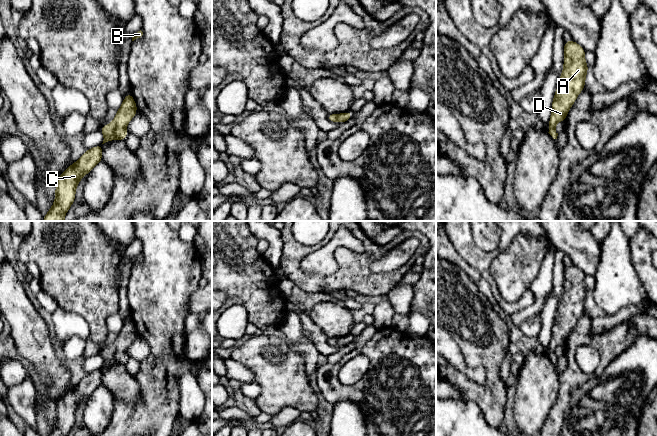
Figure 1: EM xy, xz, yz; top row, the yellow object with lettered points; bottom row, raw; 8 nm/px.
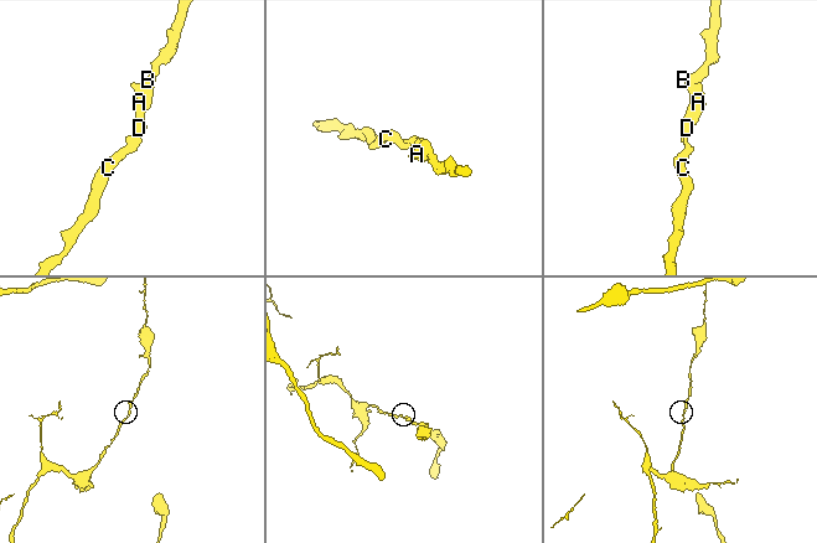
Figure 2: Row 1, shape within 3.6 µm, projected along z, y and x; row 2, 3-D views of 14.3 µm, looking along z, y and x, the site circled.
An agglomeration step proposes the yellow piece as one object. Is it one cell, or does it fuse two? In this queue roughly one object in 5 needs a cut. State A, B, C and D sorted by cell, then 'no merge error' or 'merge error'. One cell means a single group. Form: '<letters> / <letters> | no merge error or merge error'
A B C D | no merge error

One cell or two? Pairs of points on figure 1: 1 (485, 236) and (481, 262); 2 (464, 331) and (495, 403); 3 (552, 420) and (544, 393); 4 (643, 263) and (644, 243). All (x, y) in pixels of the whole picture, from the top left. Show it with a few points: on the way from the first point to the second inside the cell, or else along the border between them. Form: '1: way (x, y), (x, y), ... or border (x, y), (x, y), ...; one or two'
1: border (472, 231), (474, 241), (482, 249), (497, 249); two
2: way (482, 349), (491, 358), (494, 385); one
3: border (558, 389), (556, 399), (542, 425); two
4: way (643, 258), (643, 248); one

